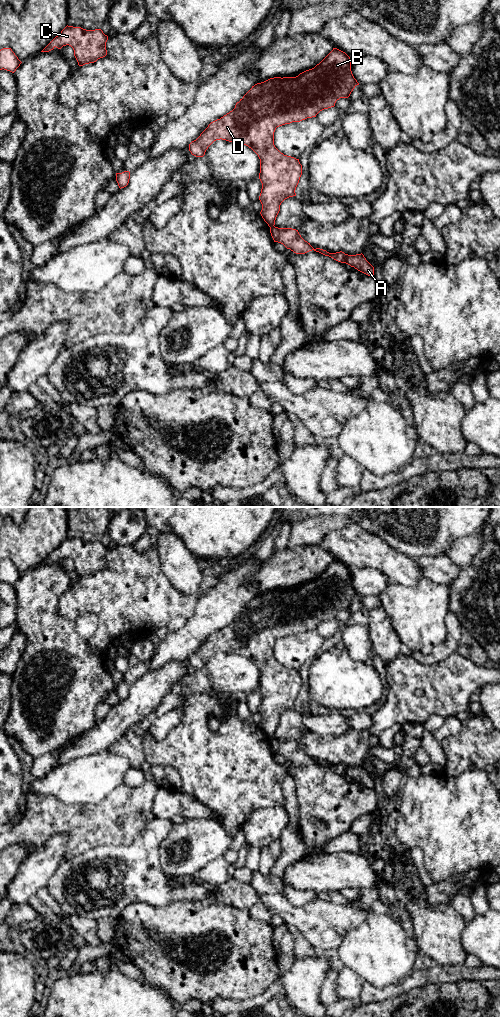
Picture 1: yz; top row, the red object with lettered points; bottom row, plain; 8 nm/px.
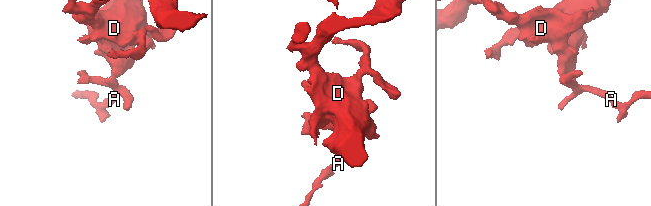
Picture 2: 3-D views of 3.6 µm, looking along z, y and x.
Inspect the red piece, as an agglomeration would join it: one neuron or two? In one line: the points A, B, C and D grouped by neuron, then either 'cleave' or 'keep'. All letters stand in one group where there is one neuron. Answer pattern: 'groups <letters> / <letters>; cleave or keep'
groups A / B C D; cleave

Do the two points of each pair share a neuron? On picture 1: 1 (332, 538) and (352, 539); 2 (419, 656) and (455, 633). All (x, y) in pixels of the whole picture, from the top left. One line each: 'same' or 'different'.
1: same
2: same

